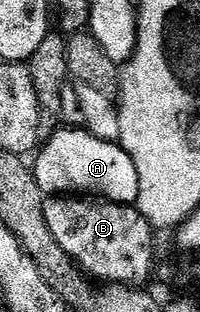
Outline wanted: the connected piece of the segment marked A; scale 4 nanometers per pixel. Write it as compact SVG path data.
M59 129L41 144L37 155L38 160L33 160L32 170L43 196L70 197L77 193L110 203L137 204L140 173L136 173L132 157L117 142L104 141L85 129Z

